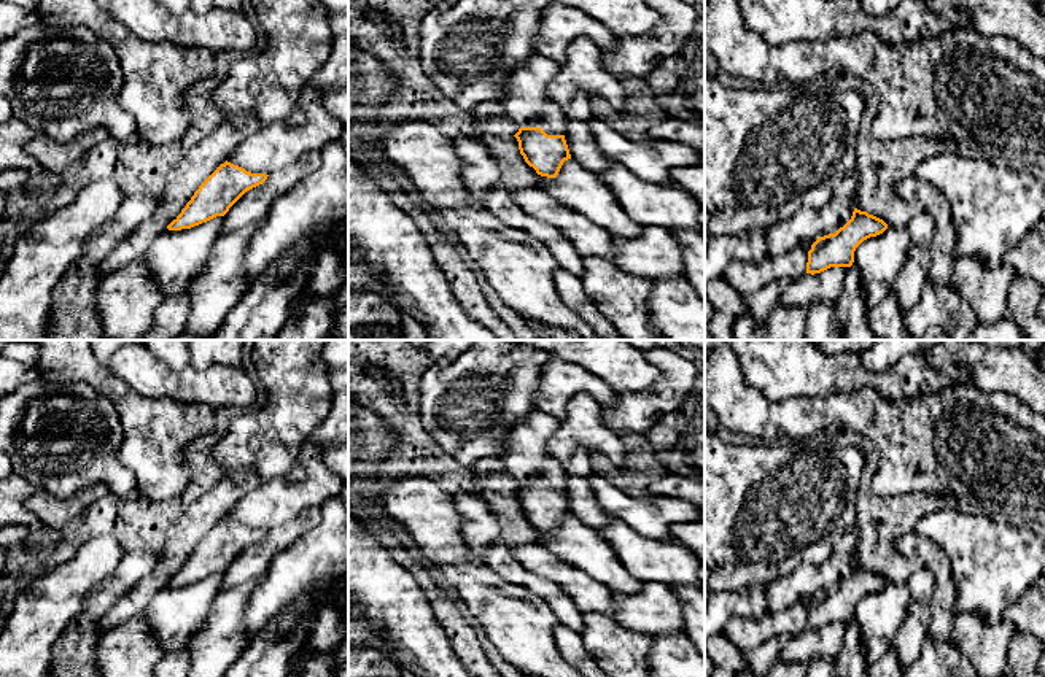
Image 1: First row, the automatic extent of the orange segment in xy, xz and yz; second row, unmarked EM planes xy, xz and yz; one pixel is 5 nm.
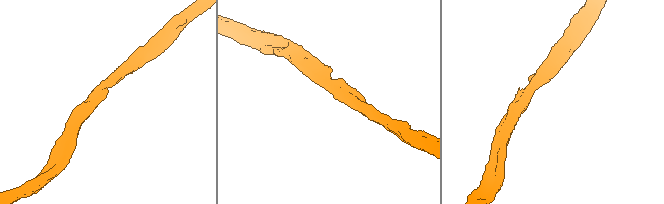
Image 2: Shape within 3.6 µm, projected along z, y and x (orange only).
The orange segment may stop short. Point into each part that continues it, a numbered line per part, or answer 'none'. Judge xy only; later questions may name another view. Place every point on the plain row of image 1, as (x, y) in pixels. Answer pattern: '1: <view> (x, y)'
none

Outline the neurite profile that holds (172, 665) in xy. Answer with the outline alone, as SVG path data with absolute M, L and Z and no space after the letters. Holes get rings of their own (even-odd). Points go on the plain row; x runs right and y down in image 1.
M185 648L165 653L156 664L154 677L188 677L189 656Z

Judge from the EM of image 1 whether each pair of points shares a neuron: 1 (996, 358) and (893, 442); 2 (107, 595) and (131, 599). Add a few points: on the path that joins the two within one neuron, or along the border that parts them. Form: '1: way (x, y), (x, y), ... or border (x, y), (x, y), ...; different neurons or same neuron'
1: border (969, 382), (986, 391), (1004, 393); different neurons
2: border (147, 576), (113, 606), (101, 628); different neurons

